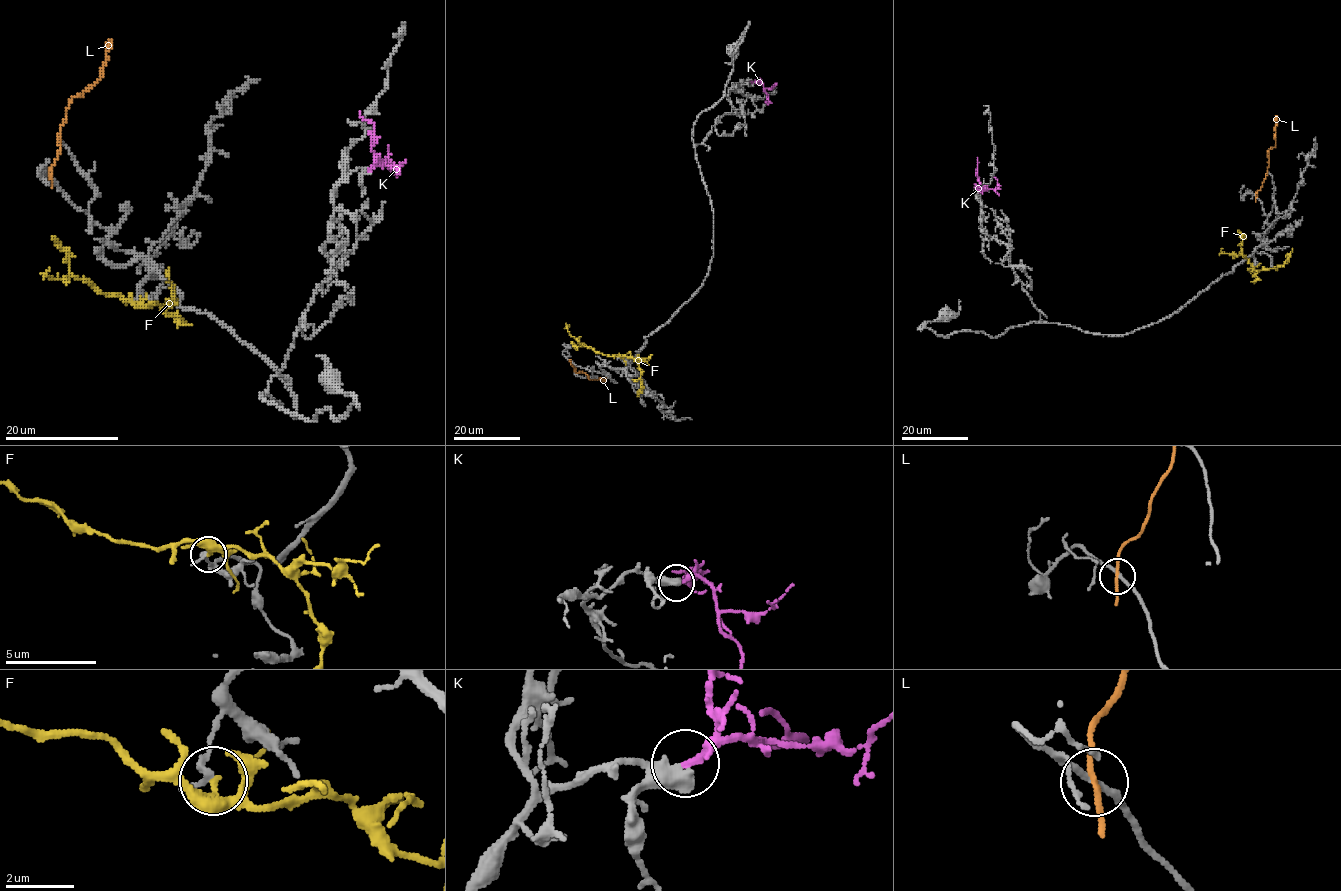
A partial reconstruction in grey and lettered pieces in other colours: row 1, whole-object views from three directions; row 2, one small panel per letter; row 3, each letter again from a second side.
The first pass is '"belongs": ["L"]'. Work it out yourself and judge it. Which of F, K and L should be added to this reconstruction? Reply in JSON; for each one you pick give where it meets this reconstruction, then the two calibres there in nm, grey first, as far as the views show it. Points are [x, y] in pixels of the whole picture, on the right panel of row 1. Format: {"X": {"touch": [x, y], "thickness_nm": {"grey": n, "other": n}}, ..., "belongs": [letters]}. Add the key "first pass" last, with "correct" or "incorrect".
{"K": {"touch": [978, 191], "thickness_nm": {"grey": 400, "other": 140}}, "belongs": ["K"], "first pass": "incorrect"}

